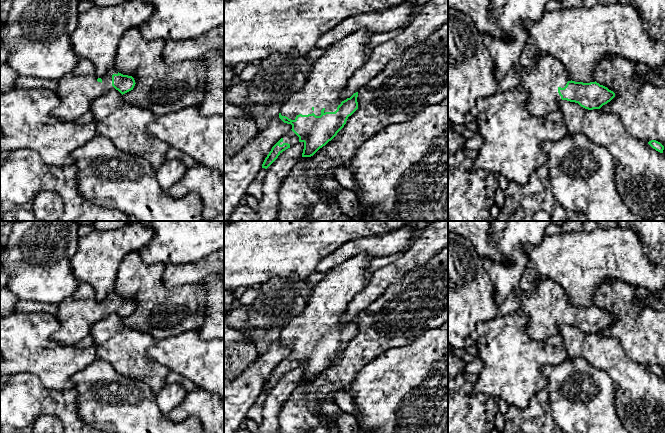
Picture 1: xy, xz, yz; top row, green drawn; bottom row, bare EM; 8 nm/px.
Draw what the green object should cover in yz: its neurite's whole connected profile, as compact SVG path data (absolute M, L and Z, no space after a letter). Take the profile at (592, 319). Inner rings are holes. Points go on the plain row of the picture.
M537 278L533 291L520 293L521 312L528 316L528 335L540 342L559 335L562 324L578 327L581 331L600 333L610 326L615 317L599 307L572 305L564 289L549 279Z

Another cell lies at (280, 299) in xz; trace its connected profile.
M274 276L255 288L257 297L248 306L249 325L255 328L284 327L304 310L313 290L295 276Z

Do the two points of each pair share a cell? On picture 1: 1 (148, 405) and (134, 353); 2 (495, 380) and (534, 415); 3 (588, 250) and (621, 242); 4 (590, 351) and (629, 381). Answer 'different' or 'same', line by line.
1: different
2: different
3: same
4: same

